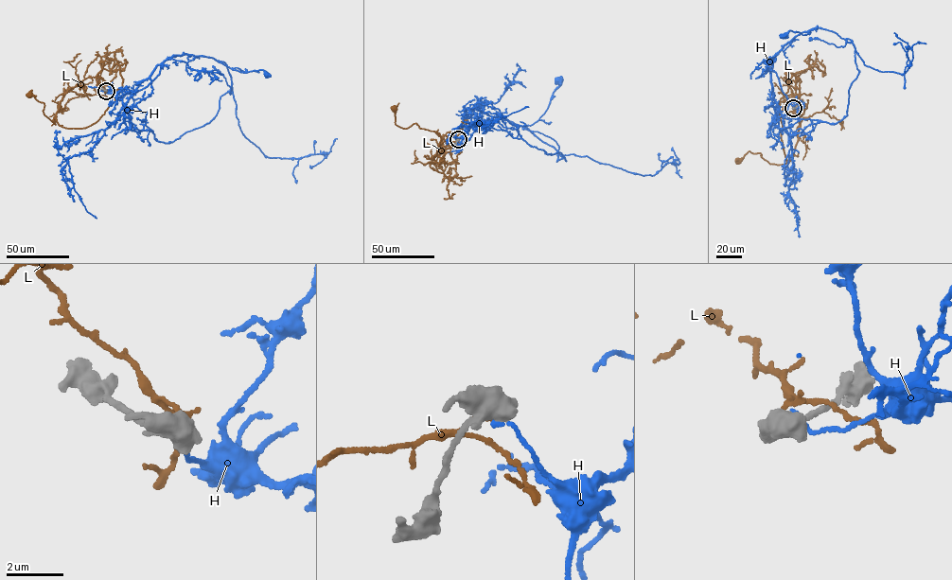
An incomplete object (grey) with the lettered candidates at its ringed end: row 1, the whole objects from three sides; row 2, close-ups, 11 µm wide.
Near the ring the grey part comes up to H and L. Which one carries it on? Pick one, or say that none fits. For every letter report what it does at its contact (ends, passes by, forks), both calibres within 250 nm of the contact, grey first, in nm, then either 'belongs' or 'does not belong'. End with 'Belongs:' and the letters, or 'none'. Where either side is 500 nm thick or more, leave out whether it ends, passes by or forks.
H: 600 nm thick on the grey side, 150 nm on the other; does not belong
L: it ends there; 480 nm thick on the grey side, 160 nm on the other; does not belong
Belongs: none

